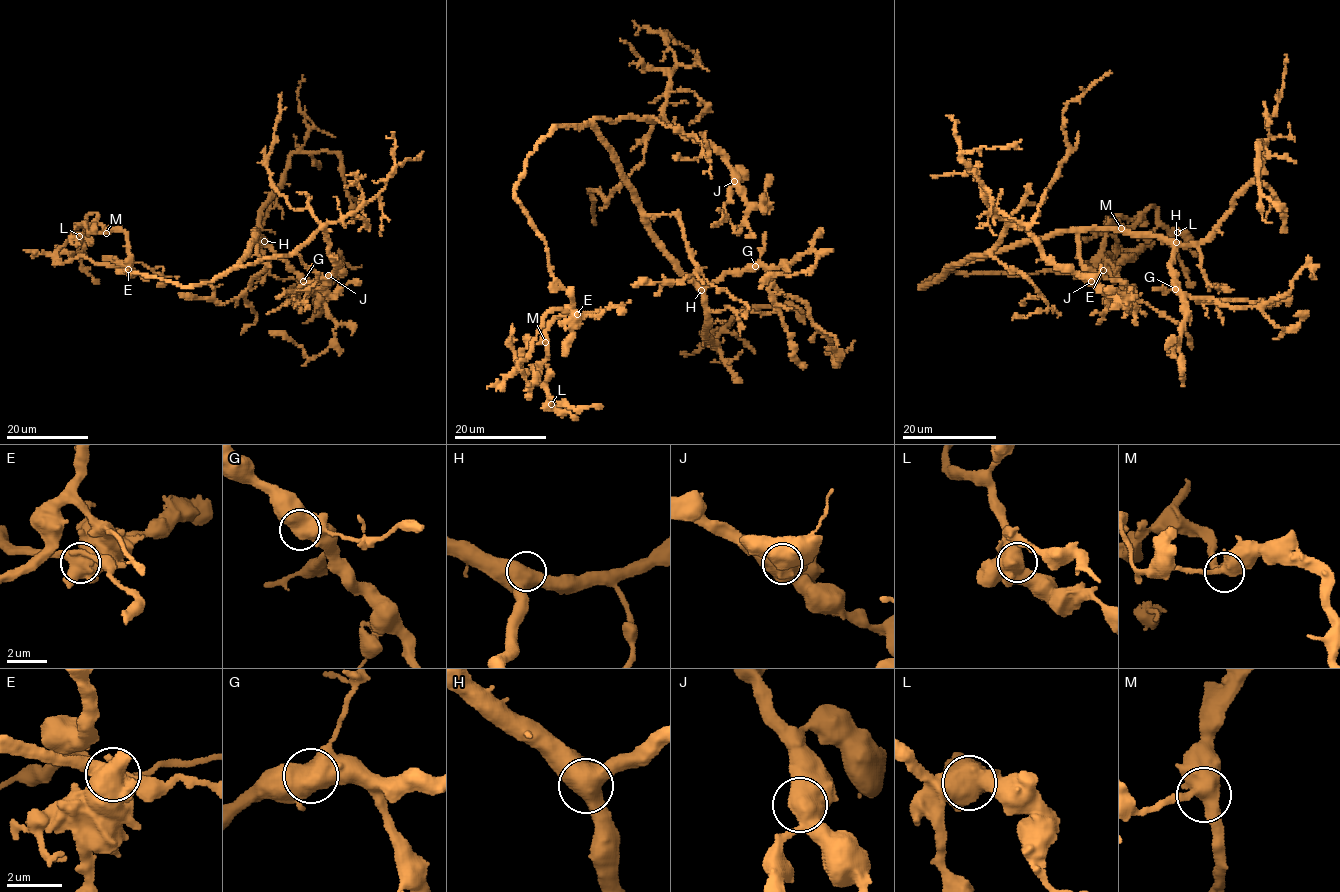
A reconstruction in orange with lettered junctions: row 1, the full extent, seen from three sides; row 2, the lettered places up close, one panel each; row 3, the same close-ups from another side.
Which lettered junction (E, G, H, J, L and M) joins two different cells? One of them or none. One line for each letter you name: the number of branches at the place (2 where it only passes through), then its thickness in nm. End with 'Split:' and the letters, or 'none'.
E: 4 | 700 nm
Split: E

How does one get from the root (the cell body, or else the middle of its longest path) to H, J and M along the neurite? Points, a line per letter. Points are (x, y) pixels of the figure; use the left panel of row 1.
H: (237, 263), (243, 260), (255, 235), (252, 231), (262, 235), (264, 241)
J: (237, 263), (254, 264), (262, 259), (296, 254), (318, 230), (324, 229), (328, 252), (337, 266), (328, 275)
M: (237, 263), (211, 281), (186, 287), (129, 276), (126, 234), (106, 233)

